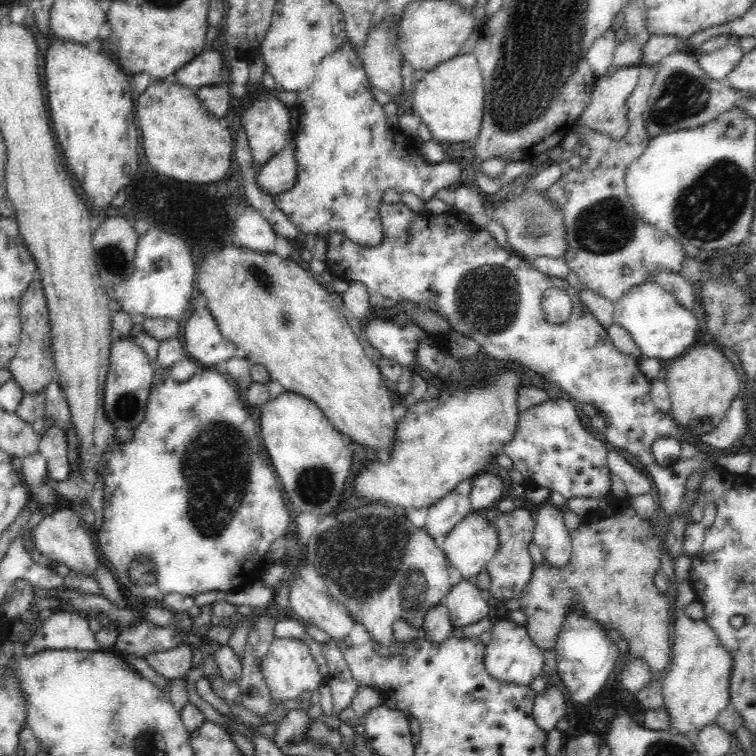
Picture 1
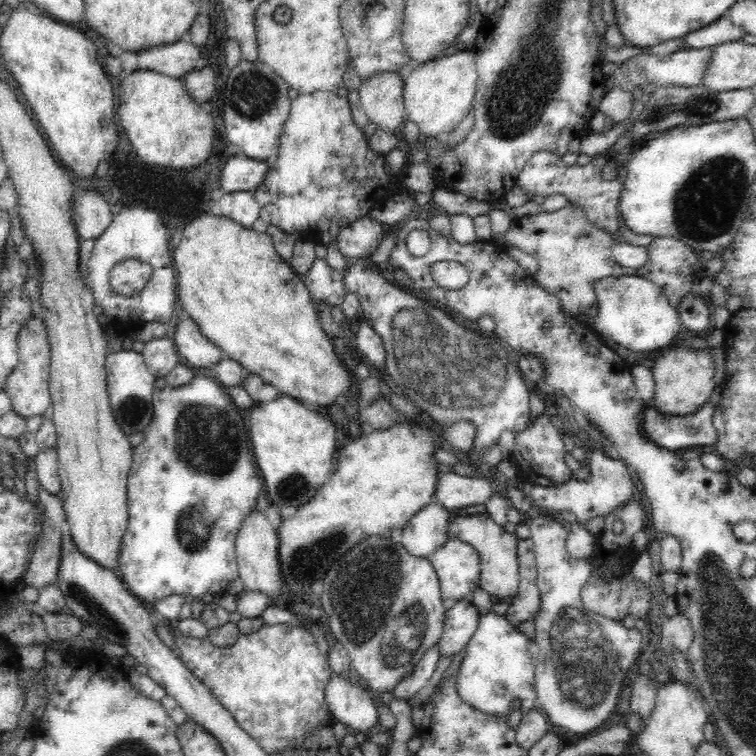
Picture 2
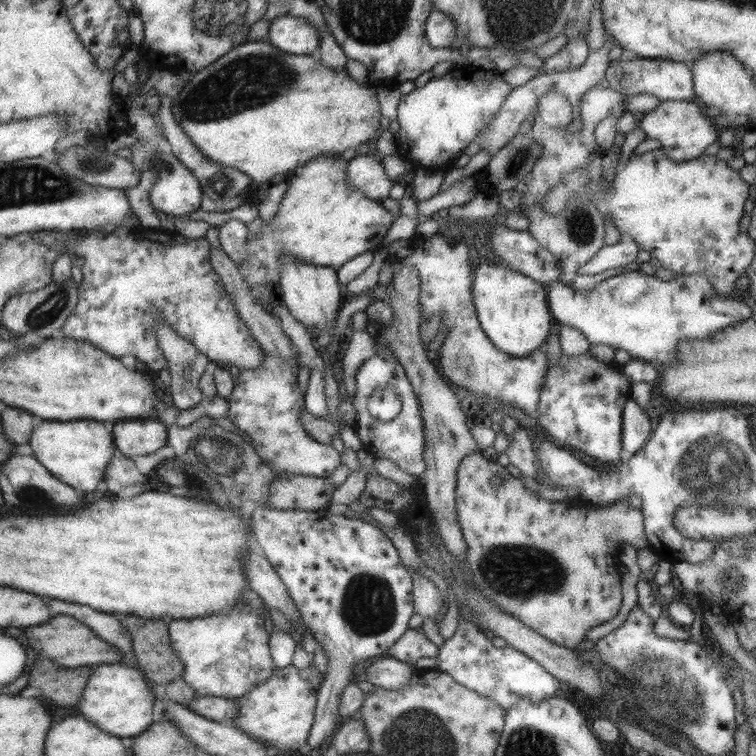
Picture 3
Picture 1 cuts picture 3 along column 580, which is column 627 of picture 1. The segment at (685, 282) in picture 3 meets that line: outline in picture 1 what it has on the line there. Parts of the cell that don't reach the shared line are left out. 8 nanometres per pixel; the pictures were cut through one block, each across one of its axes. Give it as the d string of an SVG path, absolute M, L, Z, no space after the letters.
M651 279L632 286L615 302L612 322L626 329L643 356L648 358L675 359L697 344L700 335L694 312L680 306L671 292Z

